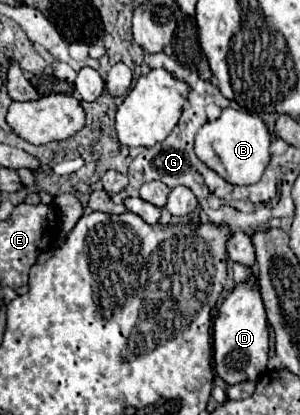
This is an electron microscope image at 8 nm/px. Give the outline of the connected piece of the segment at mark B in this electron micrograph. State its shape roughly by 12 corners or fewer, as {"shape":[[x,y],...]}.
{"shape":[[228,107],[194,153],[224,181],[252,185],[270,161],[258,115]]}

